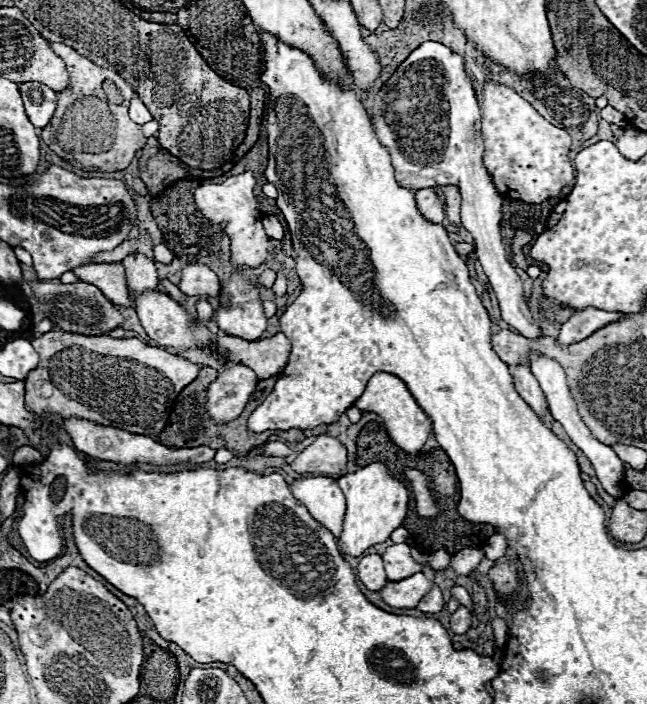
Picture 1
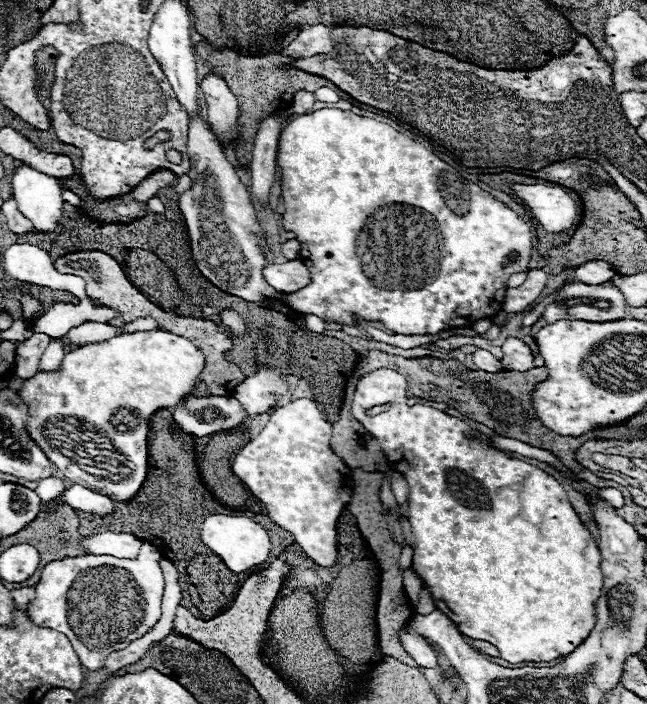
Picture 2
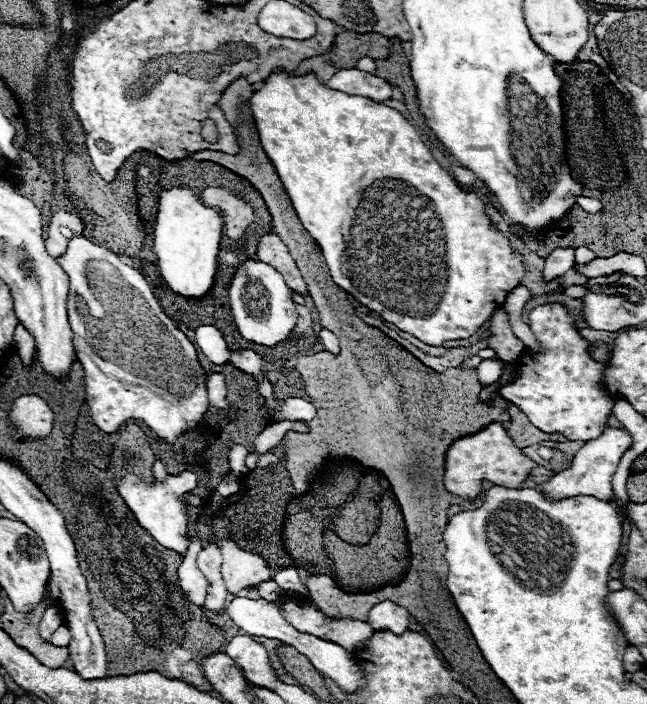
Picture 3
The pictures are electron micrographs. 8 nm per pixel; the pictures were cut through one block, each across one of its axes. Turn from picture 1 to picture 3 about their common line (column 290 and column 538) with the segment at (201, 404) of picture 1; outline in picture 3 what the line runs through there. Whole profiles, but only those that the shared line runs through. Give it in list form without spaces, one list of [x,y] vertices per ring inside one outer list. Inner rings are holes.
[[[510,404],[508,412],[512,416],[512,420],[508,424],[508,434],[512,436],[512,440],[514,440],[514,444],[518,448],[532,446],[534,442],[540,442],[540,440],[558,440],[558,442],[566,440],[566,438],[562,438],[558,434],[546,434],[546,432],[538,430],[536,426],[532,426],[532,422],[514,404]]]

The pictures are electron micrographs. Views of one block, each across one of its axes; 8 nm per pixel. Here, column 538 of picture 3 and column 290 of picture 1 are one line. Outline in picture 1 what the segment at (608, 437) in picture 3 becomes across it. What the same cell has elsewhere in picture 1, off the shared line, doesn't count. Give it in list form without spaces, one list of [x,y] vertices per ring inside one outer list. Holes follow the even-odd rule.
[[[298,478],[290,484],[290,490],[294,498],[308,508],[314,520],[322,522],[336,538],[340,536],[346,500],[334,478]]]

